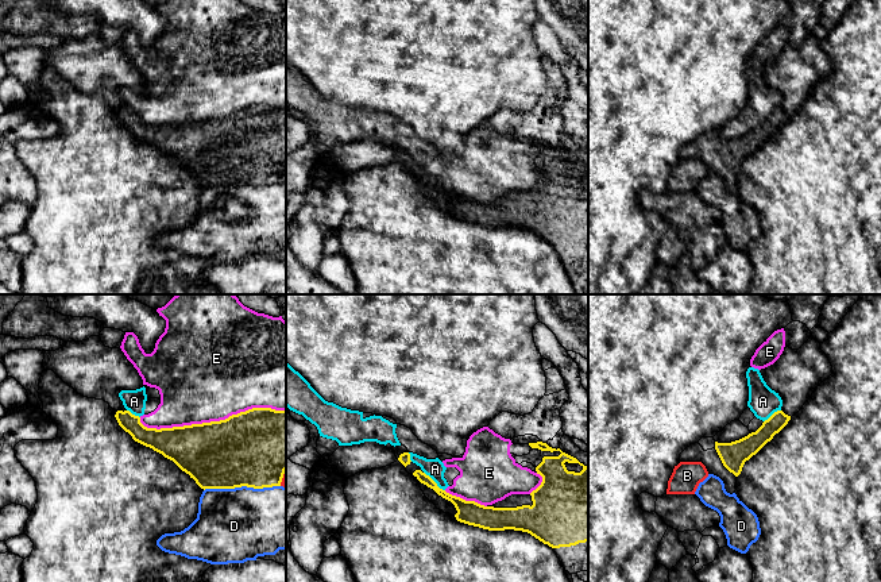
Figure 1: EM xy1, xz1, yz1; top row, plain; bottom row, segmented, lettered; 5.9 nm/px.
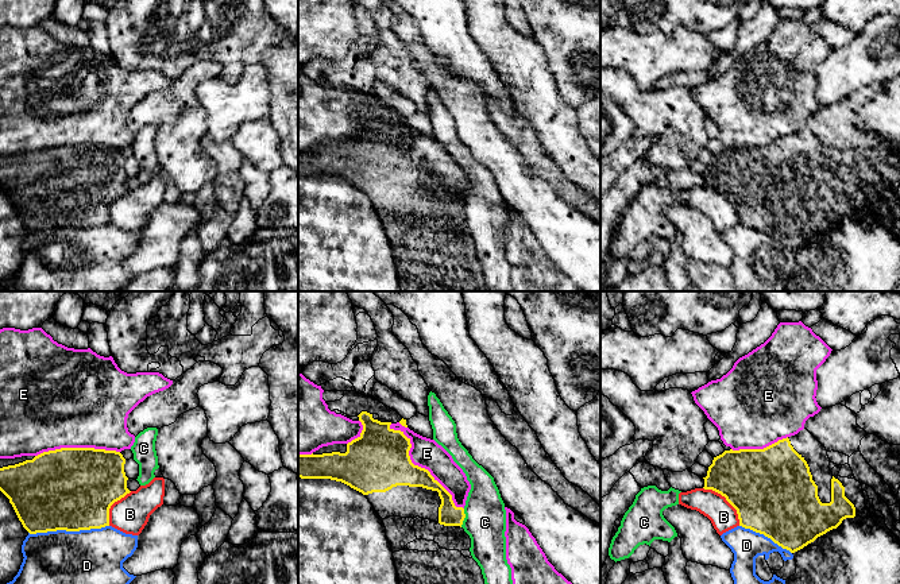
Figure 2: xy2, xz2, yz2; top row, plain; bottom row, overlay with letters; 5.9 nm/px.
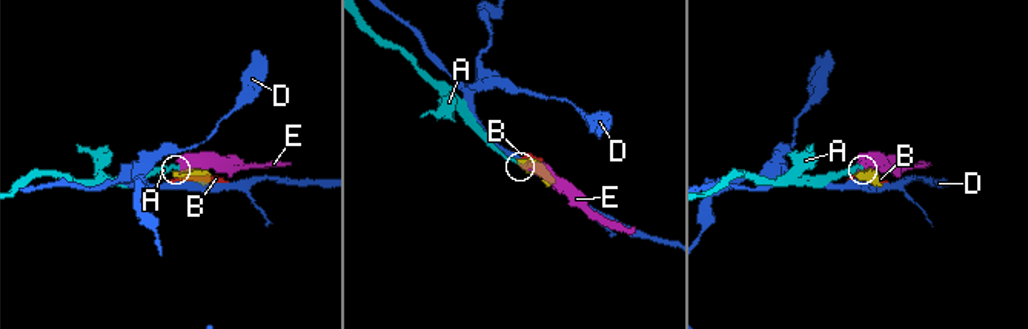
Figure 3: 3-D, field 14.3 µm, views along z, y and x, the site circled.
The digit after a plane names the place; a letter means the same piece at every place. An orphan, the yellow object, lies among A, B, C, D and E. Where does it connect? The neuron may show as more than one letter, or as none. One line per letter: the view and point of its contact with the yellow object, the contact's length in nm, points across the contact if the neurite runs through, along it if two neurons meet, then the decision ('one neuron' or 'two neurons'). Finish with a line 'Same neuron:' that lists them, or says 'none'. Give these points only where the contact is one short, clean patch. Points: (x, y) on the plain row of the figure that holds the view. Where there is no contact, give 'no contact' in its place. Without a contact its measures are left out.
A: contact xz1 (435, 180); length 170 nm; border xz1 (424, 169), (444, 188); two neurons
B: contact yz2 (726, 197); length 320 nm; two neurons
C: contact xz2 (464, 215); length 110 nm; border xz2 (464, 207), (464, 217), (460, 224); two neurons
D: contact xy2 (68, 228); length 480 nm; two neurons
E: contact xy1 (212, 119); length 850 nm; two neurons
Same neuron: none

